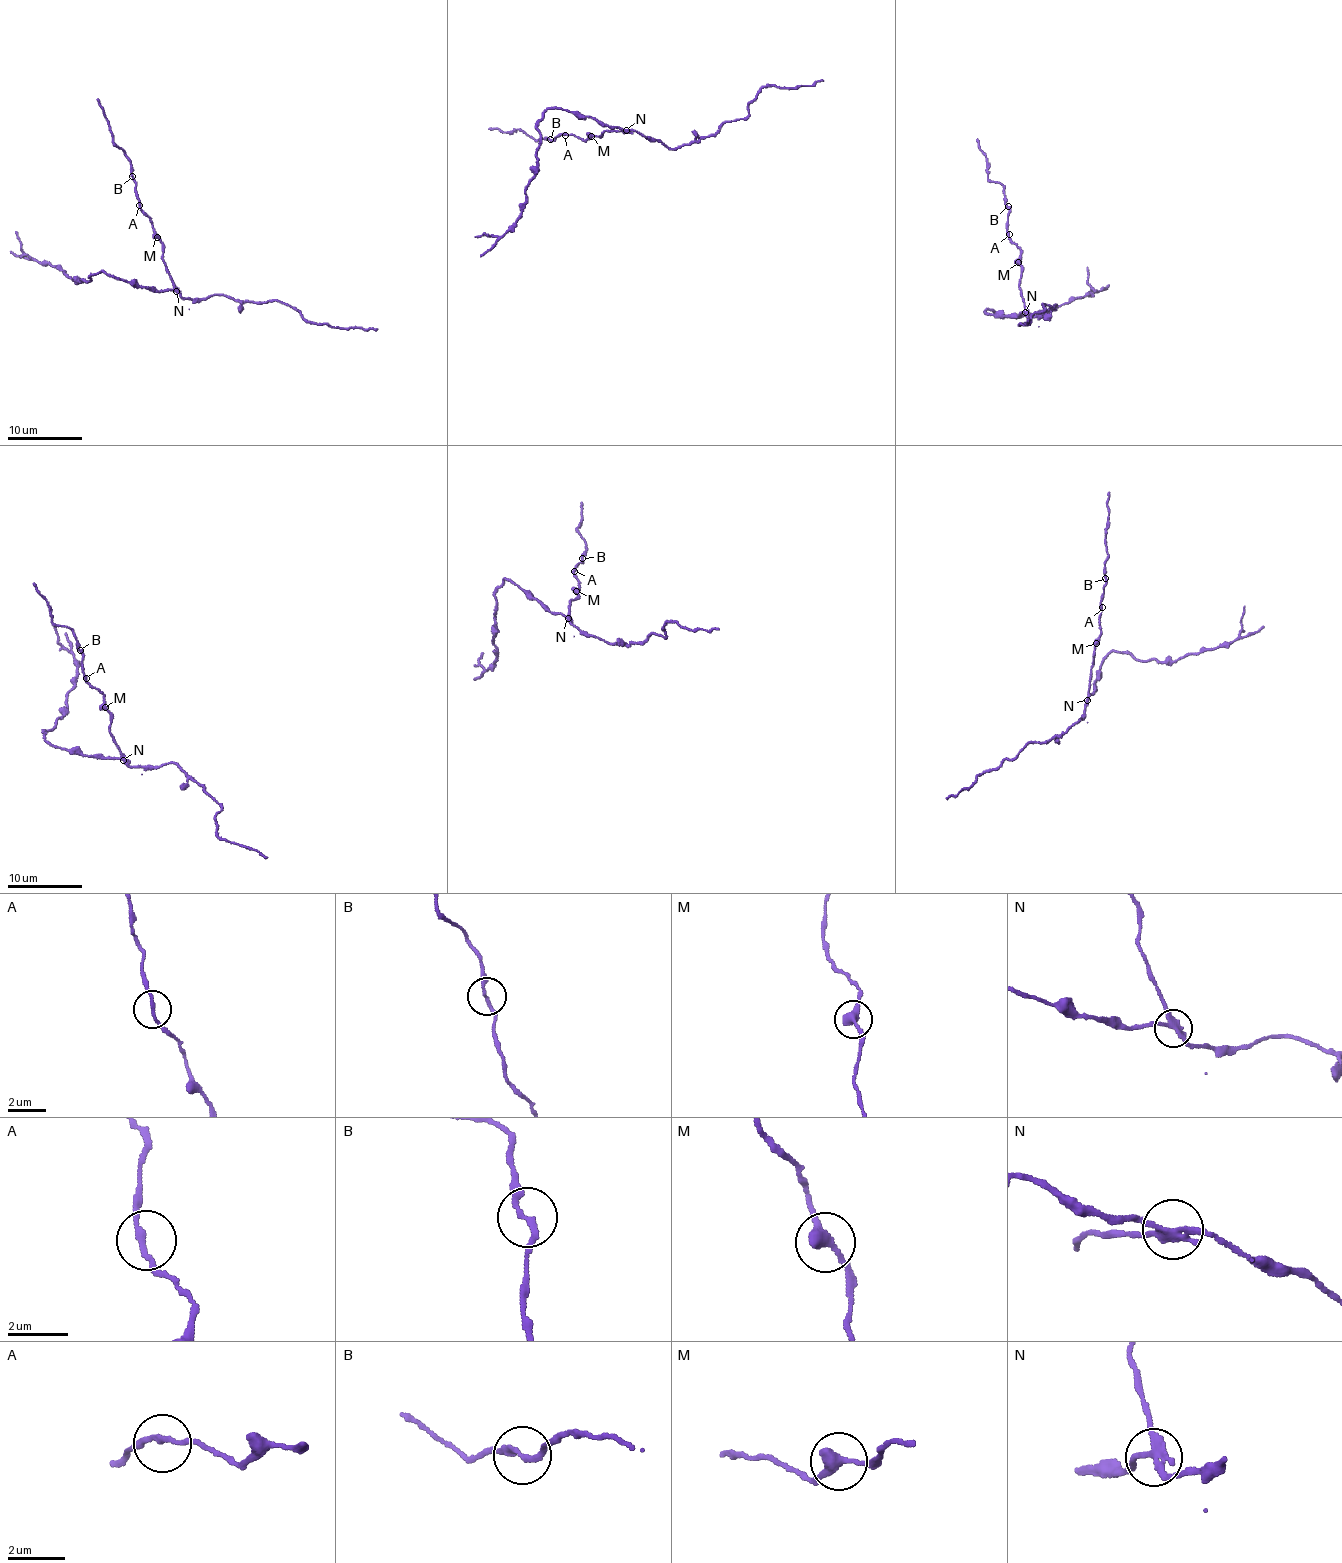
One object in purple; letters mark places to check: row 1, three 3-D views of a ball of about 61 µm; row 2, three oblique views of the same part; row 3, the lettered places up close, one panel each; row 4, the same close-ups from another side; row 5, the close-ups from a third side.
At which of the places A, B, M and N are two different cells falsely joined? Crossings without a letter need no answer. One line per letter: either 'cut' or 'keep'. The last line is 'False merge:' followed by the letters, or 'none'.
A: keep
B: keep
M: keep
N: cut
False merge: N

